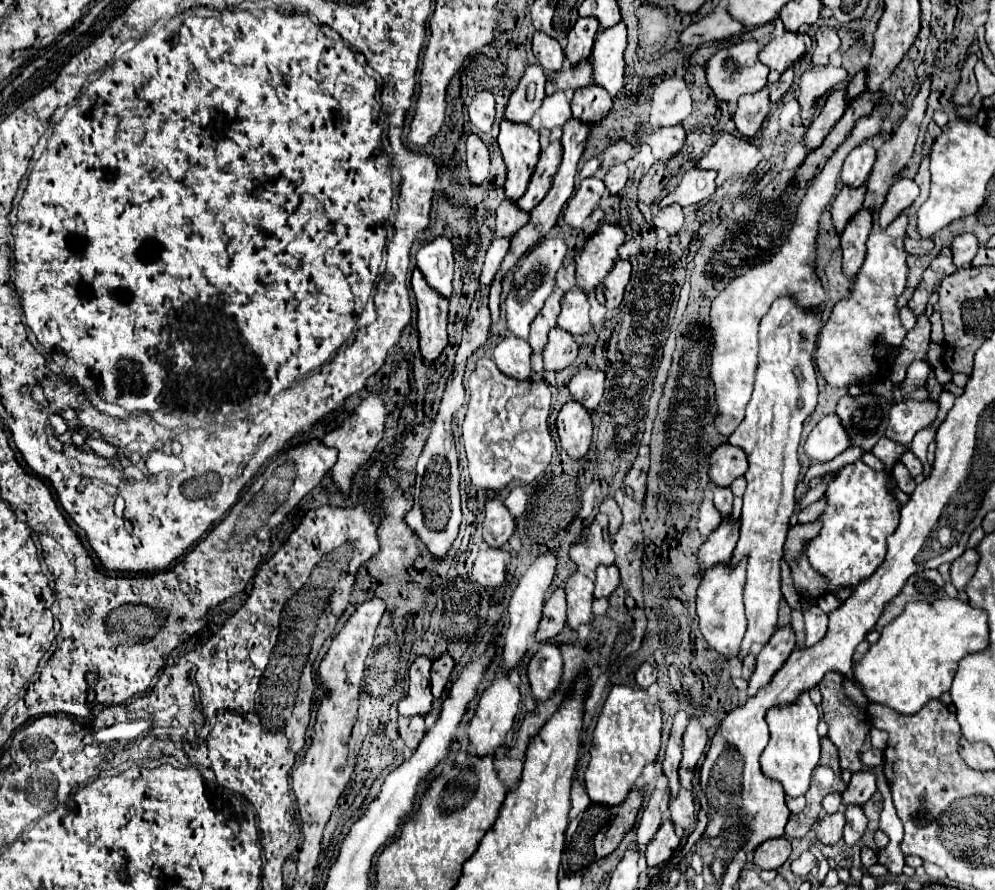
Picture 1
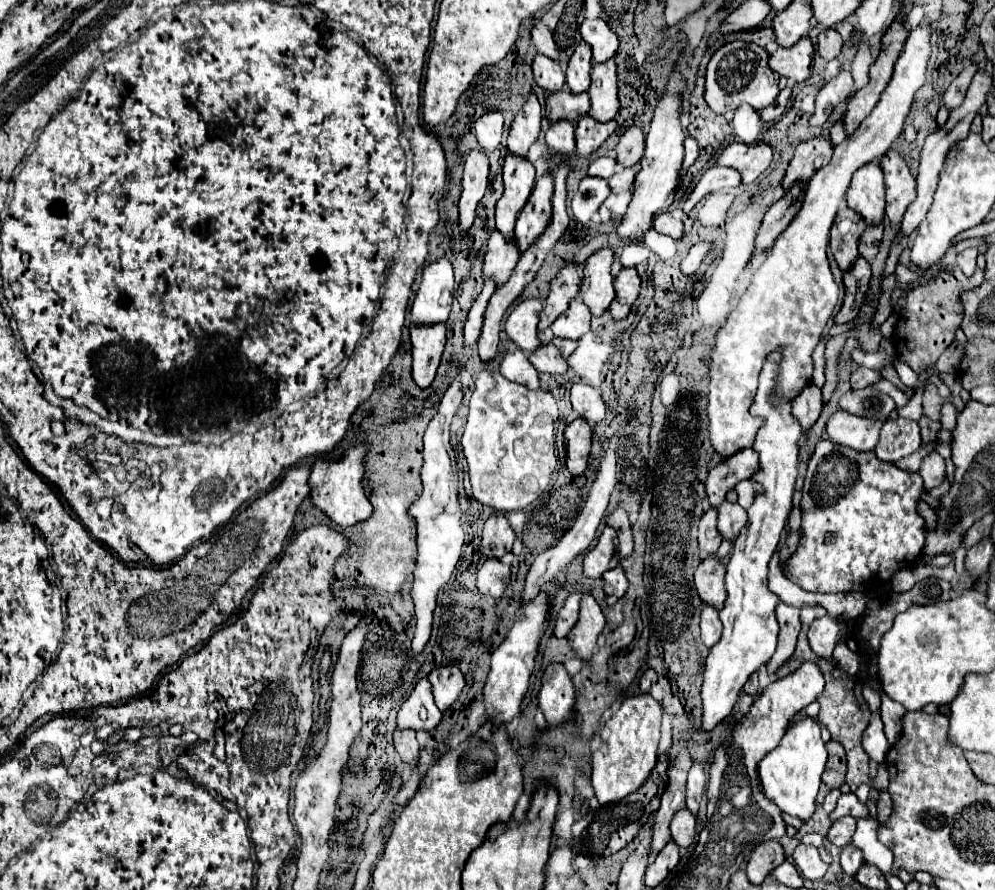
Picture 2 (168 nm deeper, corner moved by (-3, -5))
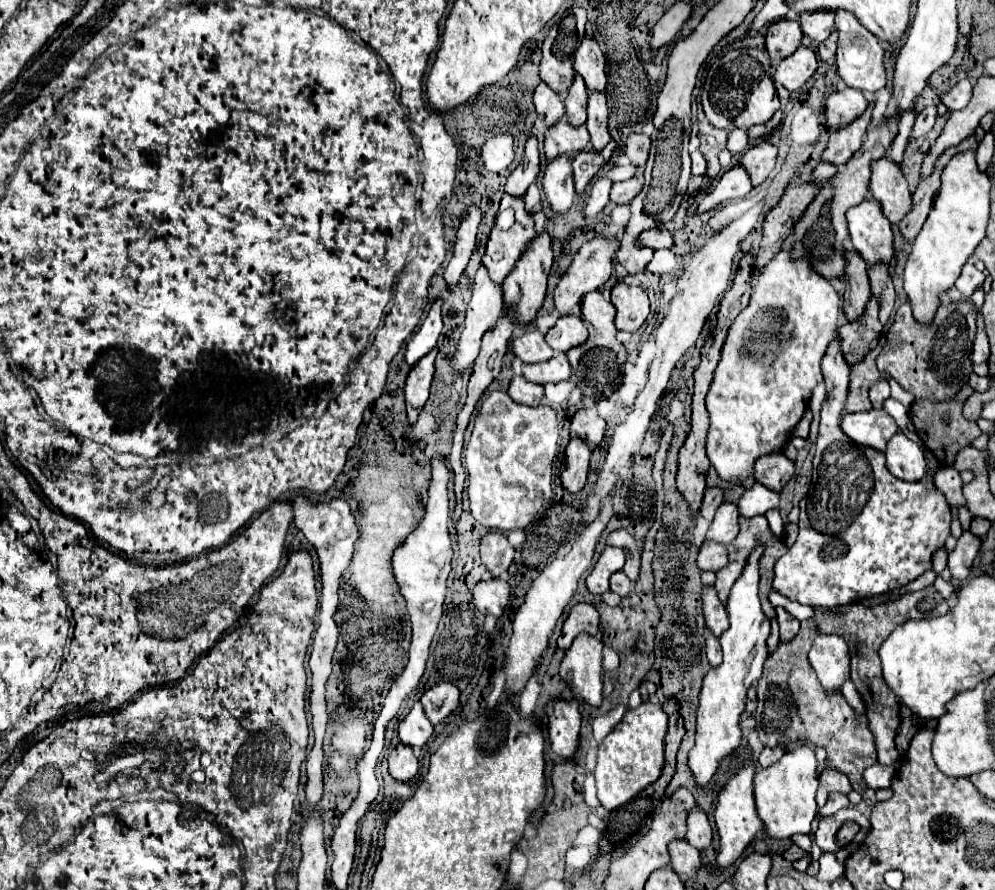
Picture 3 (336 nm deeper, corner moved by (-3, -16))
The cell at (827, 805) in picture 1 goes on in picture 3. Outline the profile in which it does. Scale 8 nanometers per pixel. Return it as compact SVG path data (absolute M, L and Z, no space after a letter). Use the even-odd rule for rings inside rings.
M832 792L832 794L828 796L828 802L826 802L826 806L820 810L820 814L822 814L822 816L830 816L830 814L838 812L840 808L846 808L848 804L850 804L850 800L848 800L848 796L846 796L846 794Z

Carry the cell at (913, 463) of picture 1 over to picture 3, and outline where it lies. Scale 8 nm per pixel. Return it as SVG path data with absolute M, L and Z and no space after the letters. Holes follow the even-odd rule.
M940 468L938 474L934 476L936 488L946 496L946 500L954 506L954 508L962 508L966 506L966 498L962 494L962 476L958 470L954 468Z

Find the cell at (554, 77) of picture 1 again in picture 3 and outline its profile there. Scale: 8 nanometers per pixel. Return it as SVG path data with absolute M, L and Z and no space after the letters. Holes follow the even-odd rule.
M562 118L558 124L554 124L552 128L548 128L546 140L544 140L544 154L548 158L548 162L552 162L556 156L570 156L570 160L588 148L590 136L586 126L574 128L566 122L566 118Z

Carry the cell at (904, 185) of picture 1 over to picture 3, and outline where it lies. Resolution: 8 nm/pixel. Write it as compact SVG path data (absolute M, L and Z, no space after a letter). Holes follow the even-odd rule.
M888 158L872 162L870 194L880 202L884 216L890 222L900 222L912 208L912 194L902 170Z

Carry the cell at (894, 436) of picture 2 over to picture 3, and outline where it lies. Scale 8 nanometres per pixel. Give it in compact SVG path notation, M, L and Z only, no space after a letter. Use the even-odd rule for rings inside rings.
M896 432L886 446L886 468L900 480L918 482L926 474L924 452L904 432Z

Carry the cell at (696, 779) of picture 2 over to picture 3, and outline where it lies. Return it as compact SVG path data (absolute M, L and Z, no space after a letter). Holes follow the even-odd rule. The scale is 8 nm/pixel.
M698 806L688 816L686 840L700 852L704 852L712 844L712 826L708 822L708 816Z

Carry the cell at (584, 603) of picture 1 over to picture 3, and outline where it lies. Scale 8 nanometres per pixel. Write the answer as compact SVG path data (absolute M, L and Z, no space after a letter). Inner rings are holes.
M578 634L560 664L560 676L568 682L574 696L588 702L590 706L602 704L602 648L604 644L598 636Z

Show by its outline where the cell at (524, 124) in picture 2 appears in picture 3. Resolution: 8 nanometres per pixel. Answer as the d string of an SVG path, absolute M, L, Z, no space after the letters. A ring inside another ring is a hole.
M534 136L528 138L526 142L526 152L524 158L520 162L520 166L514 168L514 172L510 174L504 192L510 196L524 196L528 186L536 180L538 172L540 172L540 160L538 160L538 142Z

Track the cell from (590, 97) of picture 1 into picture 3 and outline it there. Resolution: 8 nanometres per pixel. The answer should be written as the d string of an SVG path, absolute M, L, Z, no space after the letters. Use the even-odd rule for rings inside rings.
M610 142L602 152L580 152L574 160L572 160L572 172L574 172L574 188L576 194L582 194L586 190L586 186L590 184L590 180L600 172L600 168L610 160L612 152L616 148L616 142Z

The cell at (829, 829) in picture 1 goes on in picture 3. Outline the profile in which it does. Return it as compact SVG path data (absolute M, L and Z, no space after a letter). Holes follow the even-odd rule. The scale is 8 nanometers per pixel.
M844 822L842 828L840 828L840 832L838 832L838 844L846 848L854 840L854 836L858 834L858 830L860 830L860 826L856 822Z

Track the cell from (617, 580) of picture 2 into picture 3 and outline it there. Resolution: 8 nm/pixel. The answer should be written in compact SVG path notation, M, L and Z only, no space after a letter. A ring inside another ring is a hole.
M616 572L610 578L610 588L612 588L612 592L616 592L616 594L620 594L624 598L624 596L628 596L628 592L632 588L632 582L628 580L628 576L624 572Z

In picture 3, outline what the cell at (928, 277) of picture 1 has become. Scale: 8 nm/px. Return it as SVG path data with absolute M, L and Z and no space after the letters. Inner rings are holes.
M972 300L940 304L932 326L920 326L912 320L910 304L902 304L886 332L886 342L876 356L880 372L888 372L916 400L950 400L972 374L972 342L976 336L976 310Z

